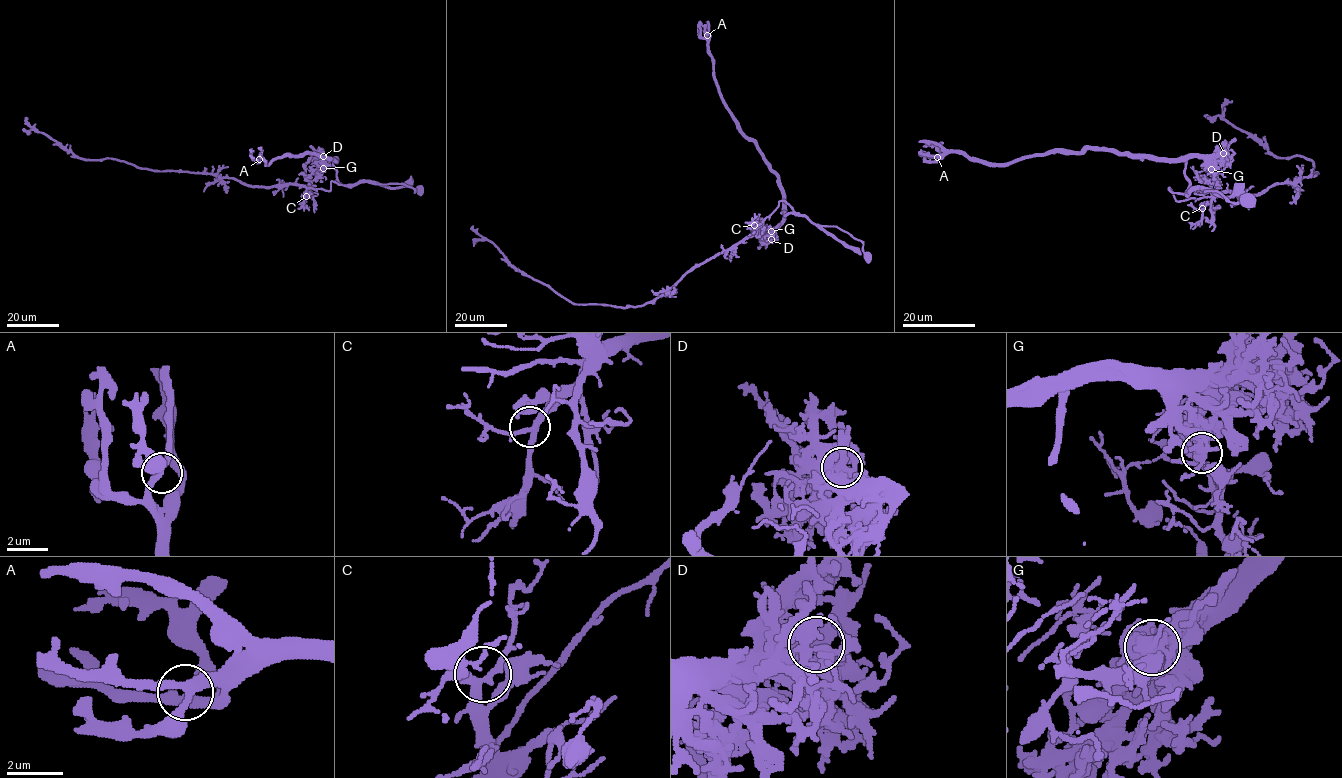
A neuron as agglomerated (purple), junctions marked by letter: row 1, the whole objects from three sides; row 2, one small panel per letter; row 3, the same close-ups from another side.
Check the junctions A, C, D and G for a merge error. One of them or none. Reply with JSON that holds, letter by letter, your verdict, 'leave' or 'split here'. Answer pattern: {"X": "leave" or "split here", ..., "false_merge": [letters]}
{"A": "leave", "C": "leave", "D": "leave", "G": "split here", "false_merge": ["G"]}

